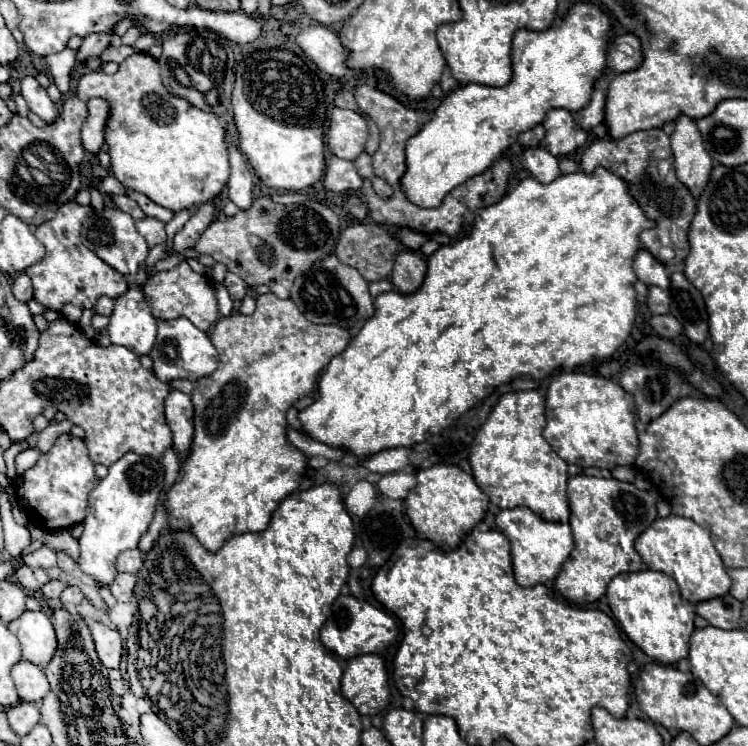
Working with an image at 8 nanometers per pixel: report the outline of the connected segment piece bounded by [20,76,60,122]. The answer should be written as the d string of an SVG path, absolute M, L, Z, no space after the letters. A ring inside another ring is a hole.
M26 76L26 78L22 80L22 84L20 84L20 94L22 94L24 100L28 102L30 112L38 114L42 120L54 122L54 120L58 118L60 106L54 104L54 102L48 98L46 90L36 82L36 78Z

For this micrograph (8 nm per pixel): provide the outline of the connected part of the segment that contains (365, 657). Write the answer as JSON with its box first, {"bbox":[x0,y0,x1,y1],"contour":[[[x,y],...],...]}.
{"bbox":[342,654,388,716],"contour":[[[362,654],[348,660],[342,676],[342,694],[360,714],[374,716],[388,704],[388,672],[378,654]]]}

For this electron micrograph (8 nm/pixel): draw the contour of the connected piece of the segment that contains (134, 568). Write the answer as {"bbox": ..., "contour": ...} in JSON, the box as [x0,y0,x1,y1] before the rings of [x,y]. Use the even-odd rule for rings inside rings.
{"bbox":[116,548,142,572],"contour":[[[138,548],[136,550],[124,550],[118,556],[116,568],[118,568],[118,572],[138,572],[142,568],[142,552]]]}

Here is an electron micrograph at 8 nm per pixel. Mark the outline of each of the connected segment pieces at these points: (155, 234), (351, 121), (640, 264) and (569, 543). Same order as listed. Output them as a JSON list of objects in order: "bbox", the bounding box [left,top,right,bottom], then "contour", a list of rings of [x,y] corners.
[{"bbox":[136,218,166,246],"contour":[[[144,218],[140,222],[136,222],[136,228],[138,232],[144,236],[144,240],[148,242],[148,246],[156,246],[156,244],[162,244],[166,240],[166,230],[164,230],[164,224],[156,218]]]},{"bbox":[326,108,368,160],"contour":[[[344,108],[332,110],[326,144],[336,156],[344,160],[356,160],[356,156],[364,150],[366,140],[368,140],[368,124],[358,112]]]},{"bbox":[634,250,670,290],"contour":[[[640,250],[634,258],[634,272],[638,276],[640,282],[644,282],[646,286],[658,286],[662,290],[670,288],[670,278],[666,272],[666,266],[662,262],[658,262],[650,252]]]},{"bbox":[496,506,574,586],"contour":[[[526,506],[500,510],[496,516],[496,526],[500,526],[502,534],[510,540],[514,576],[520,586],[536,586],[536,584],[544,584],[546,580],[556,578],[556,574],[560,572],[562,564],[568,560],[574,548],[574,540],[572,540],[572,532],[568,524],[548,522]]]}]

